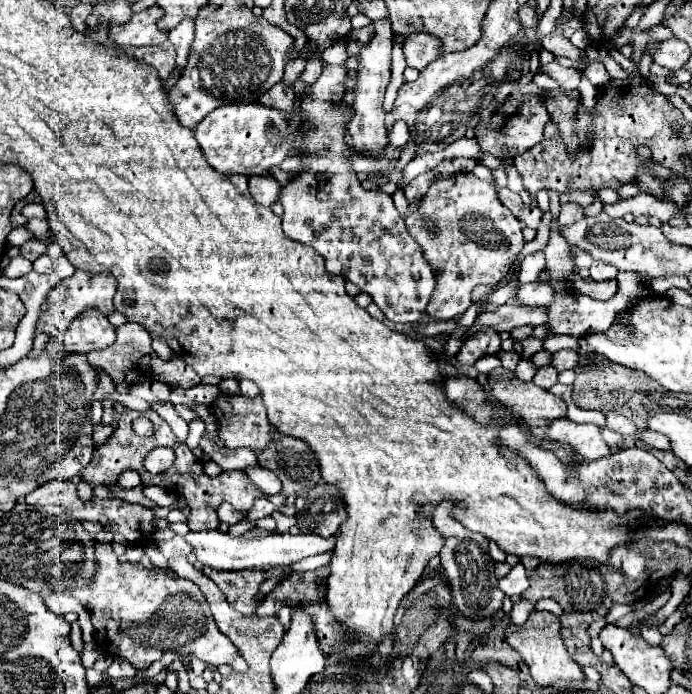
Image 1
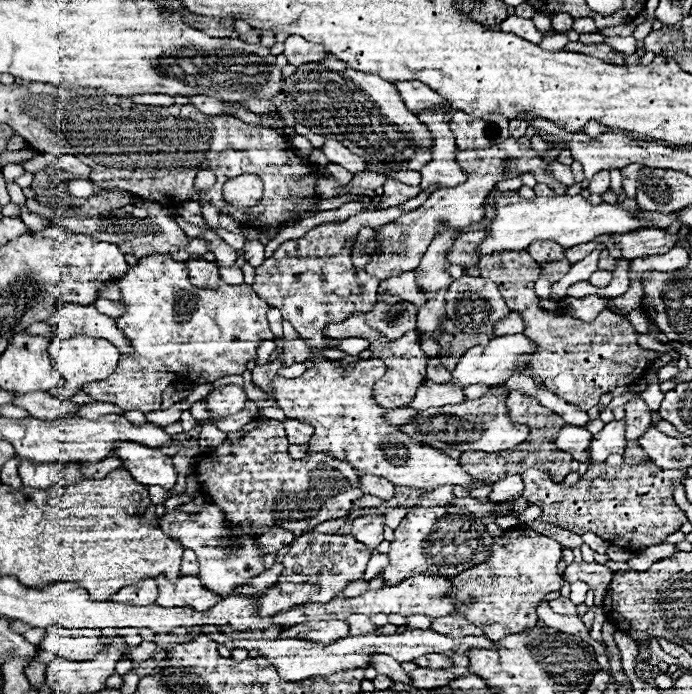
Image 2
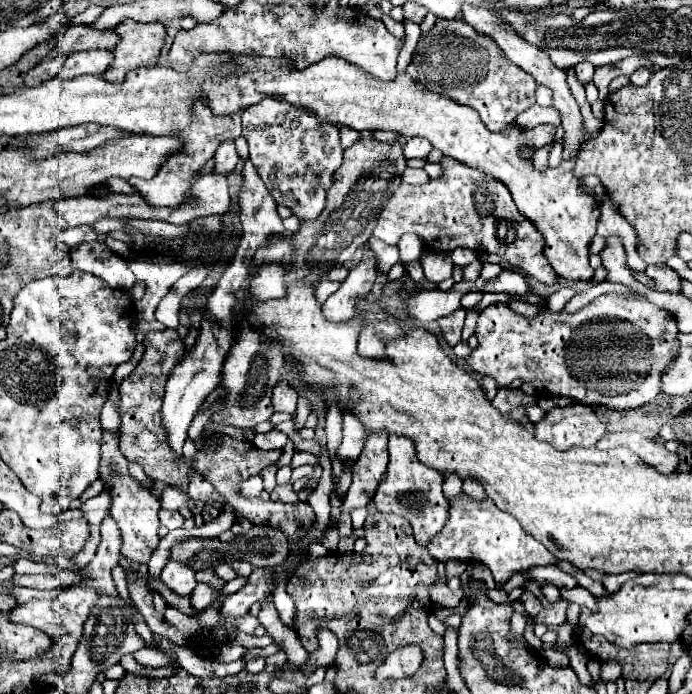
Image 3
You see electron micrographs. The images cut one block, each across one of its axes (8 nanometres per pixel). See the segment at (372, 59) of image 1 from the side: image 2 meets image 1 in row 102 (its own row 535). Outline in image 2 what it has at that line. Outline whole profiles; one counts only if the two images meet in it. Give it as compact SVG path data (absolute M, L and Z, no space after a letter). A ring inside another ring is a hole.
M374 514L374 516L362 516L354 520L352 524L352 536L366 544L368 548L378 548L378 544L384 540L382 538L382 528L384 528L384 516Z

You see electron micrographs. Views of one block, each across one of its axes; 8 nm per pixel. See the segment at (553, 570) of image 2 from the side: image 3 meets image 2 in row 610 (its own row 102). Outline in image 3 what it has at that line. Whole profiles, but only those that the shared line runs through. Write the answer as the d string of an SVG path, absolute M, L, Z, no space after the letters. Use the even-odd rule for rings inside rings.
M438 20L416 48L414 64L418 70L418 82L426 90L474 108L492 132L510 126L520 112L536 102L536 80L506 60L494 38L476 32L464 20Z

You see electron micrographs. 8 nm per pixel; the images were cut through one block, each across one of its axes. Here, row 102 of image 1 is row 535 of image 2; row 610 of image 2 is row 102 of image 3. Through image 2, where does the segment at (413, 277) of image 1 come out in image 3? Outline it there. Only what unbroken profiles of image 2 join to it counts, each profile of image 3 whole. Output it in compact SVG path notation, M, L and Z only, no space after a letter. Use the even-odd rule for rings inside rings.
M266 98L252 108L242 112L242 136L250 146L250 160L258 172L258 176L268 186L272 198L278 204L286 204L294 216L300 220L316 220L318 214L324 210L326 190L332 186L332 174L342 164L342 146L340 146L340 132L338 126L324 122L316 114L308 110L298 110L284 100Z

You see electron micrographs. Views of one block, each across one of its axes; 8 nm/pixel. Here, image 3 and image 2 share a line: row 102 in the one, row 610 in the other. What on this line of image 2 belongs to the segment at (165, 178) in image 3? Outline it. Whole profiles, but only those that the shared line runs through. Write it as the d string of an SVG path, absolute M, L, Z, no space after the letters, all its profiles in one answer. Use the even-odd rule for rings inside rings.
M156 576L156 584L160 590L156 604L164 606L164 608L186 606L186 608L192 608L198 612L206 612L208 608L212 608L214 604L224 600L224 596L216 596L214 592L208 592L208 588L204 588L204 584L198 576L182 576L178 580L178 584L172 584L164 576Z

